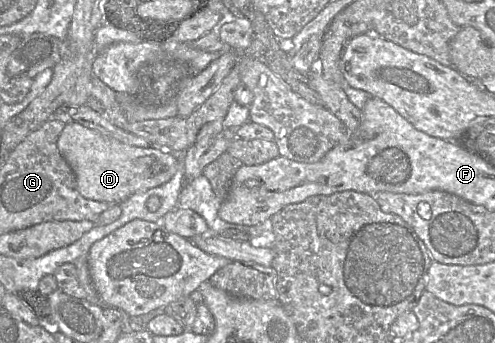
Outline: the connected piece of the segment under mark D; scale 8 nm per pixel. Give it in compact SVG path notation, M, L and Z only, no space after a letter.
M75 121L65 124L57 148L75 175L79 193L86 199L110 204L120 204L136 193L161 186L178 169L178 162L170 151L160 147L130 146Z

